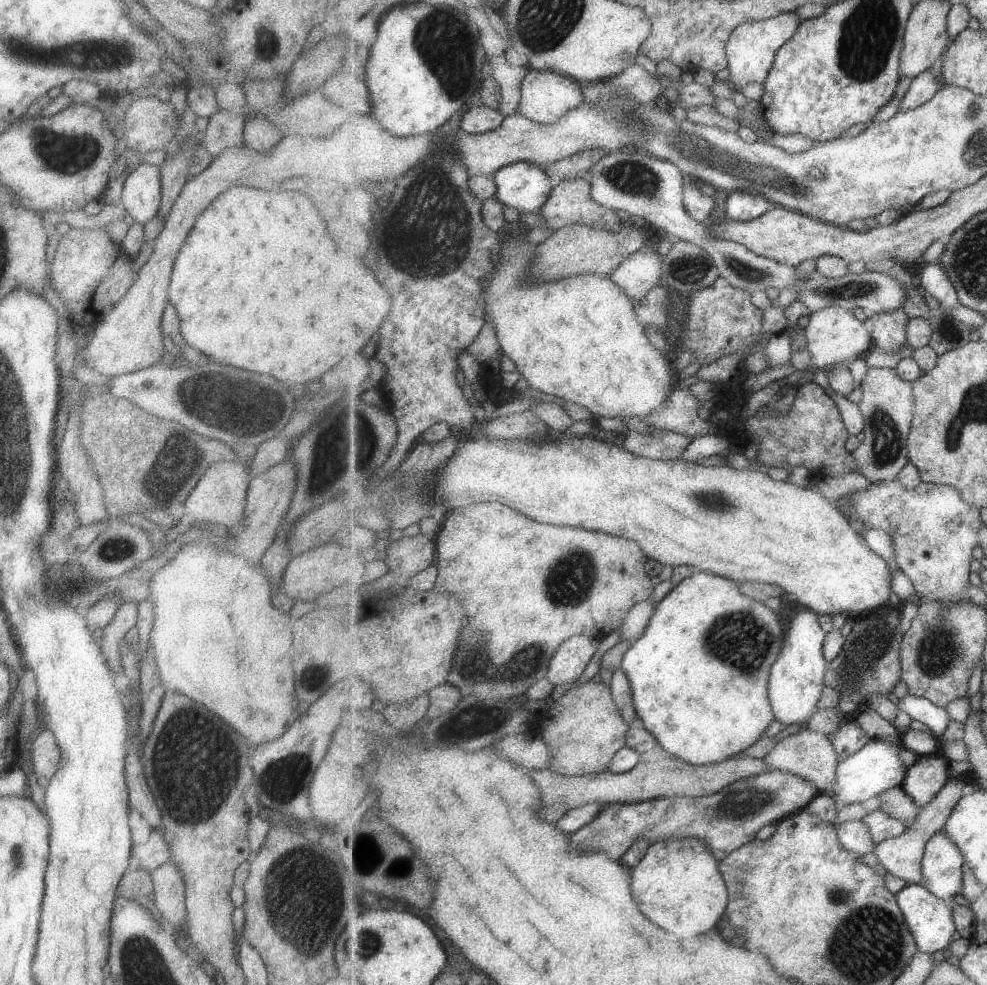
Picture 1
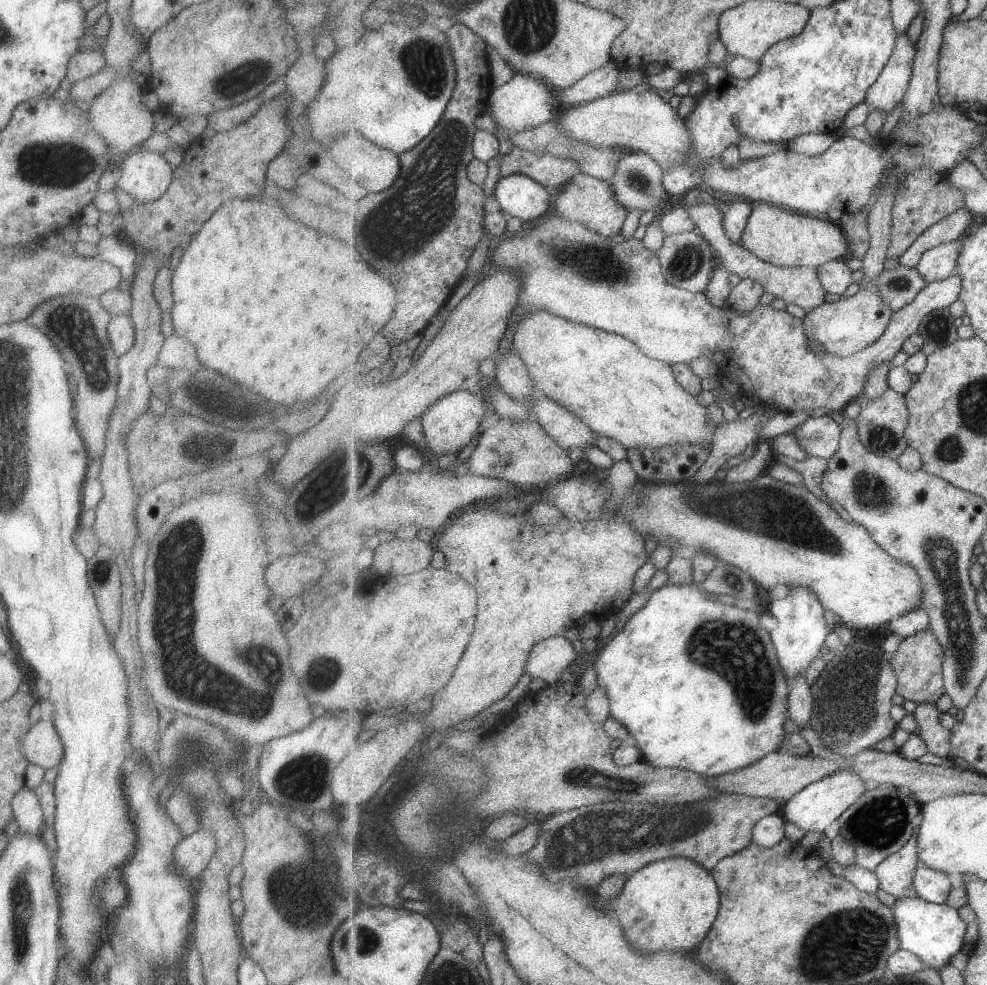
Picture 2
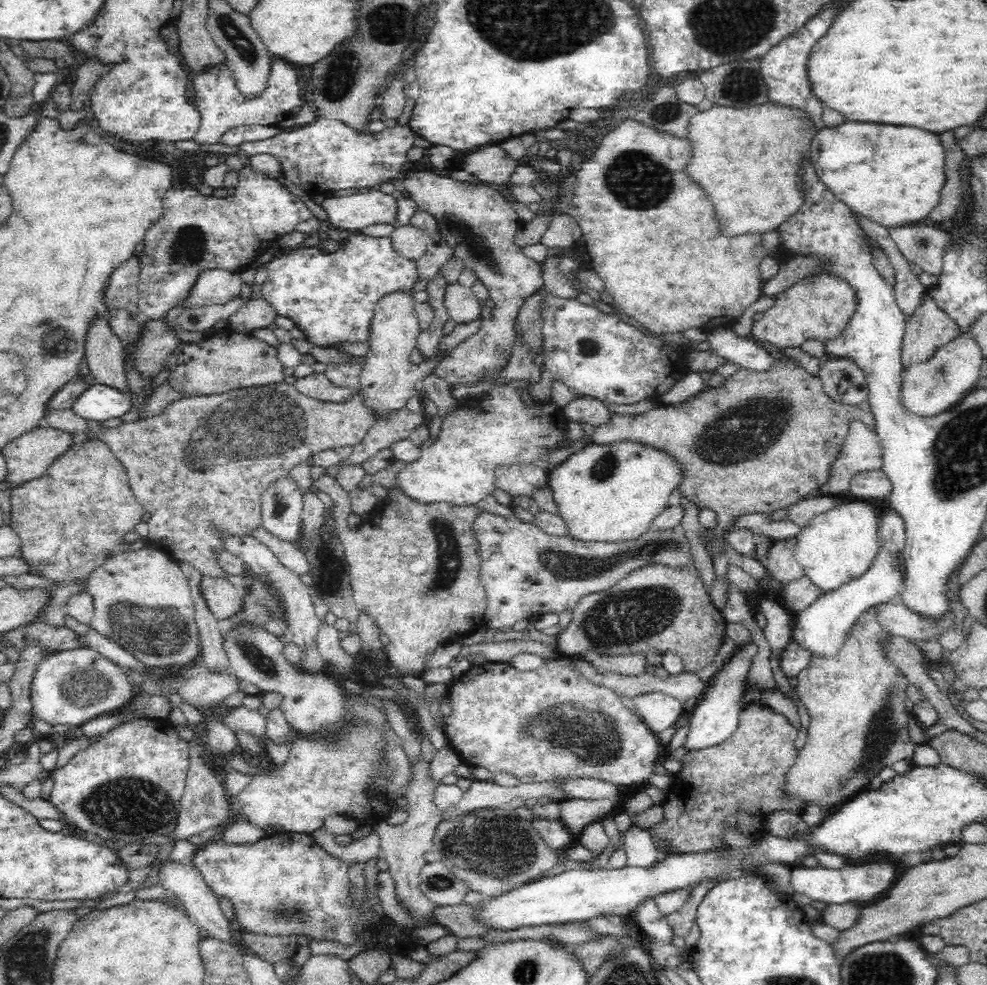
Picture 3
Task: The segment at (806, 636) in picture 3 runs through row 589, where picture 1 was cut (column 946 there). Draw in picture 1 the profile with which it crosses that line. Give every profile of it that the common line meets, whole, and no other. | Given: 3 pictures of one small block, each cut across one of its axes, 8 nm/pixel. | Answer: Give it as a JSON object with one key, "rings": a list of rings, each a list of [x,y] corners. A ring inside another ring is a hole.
{"rings":[[[940,830],[928,843],[924,857],[925,886],[940,898],[952,901],[954,896],[963,892],[966,863],[962,850],[946,834],[946,830]]]}

